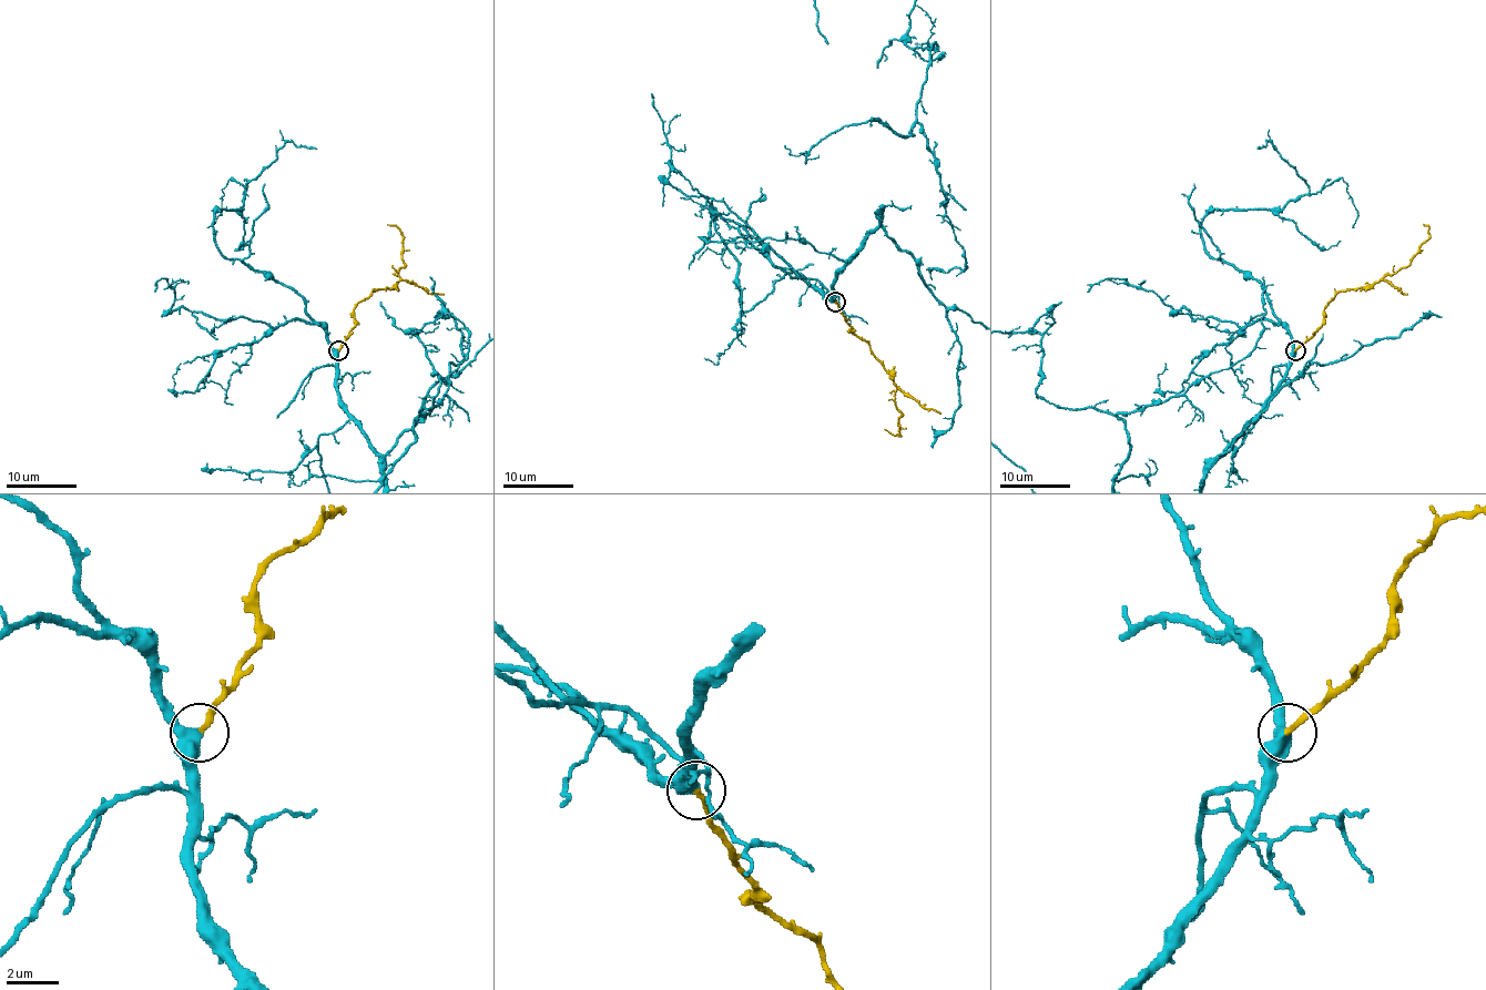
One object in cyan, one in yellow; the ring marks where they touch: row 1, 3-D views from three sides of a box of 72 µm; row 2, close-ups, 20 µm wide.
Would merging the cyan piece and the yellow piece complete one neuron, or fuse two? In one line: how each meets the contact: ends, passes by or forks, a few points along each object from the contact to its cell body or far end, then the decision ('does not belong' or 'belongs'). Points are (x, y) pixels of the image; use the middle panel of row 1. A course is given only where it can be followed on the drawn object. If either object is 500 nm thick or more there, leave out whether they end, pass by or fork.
cyan passes by; yellow ends there; yellow runs (836, 302), (850, 330), (869, 344), (875, 358), (896, 387), (896, 406), (901, 412), (899, 436), (884, 429); belongs

